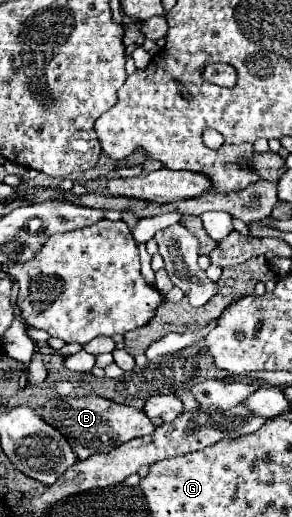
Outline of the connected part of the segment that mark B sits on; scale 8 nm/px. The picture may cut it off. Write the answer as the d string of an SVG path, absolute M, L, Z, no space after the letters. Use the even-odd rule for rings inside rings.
M98 395L46 399L42 405L40 417L48 425L54 425L54 429L58 429L66 437L66 441L70 443L70 447L78 459L88 459L94 453L108 453L110 449L116 449L118 445L122 445L130 439L150 435L154 431L154 425L142 411L138 411L130 405L114 403L114 401L98 397Z

